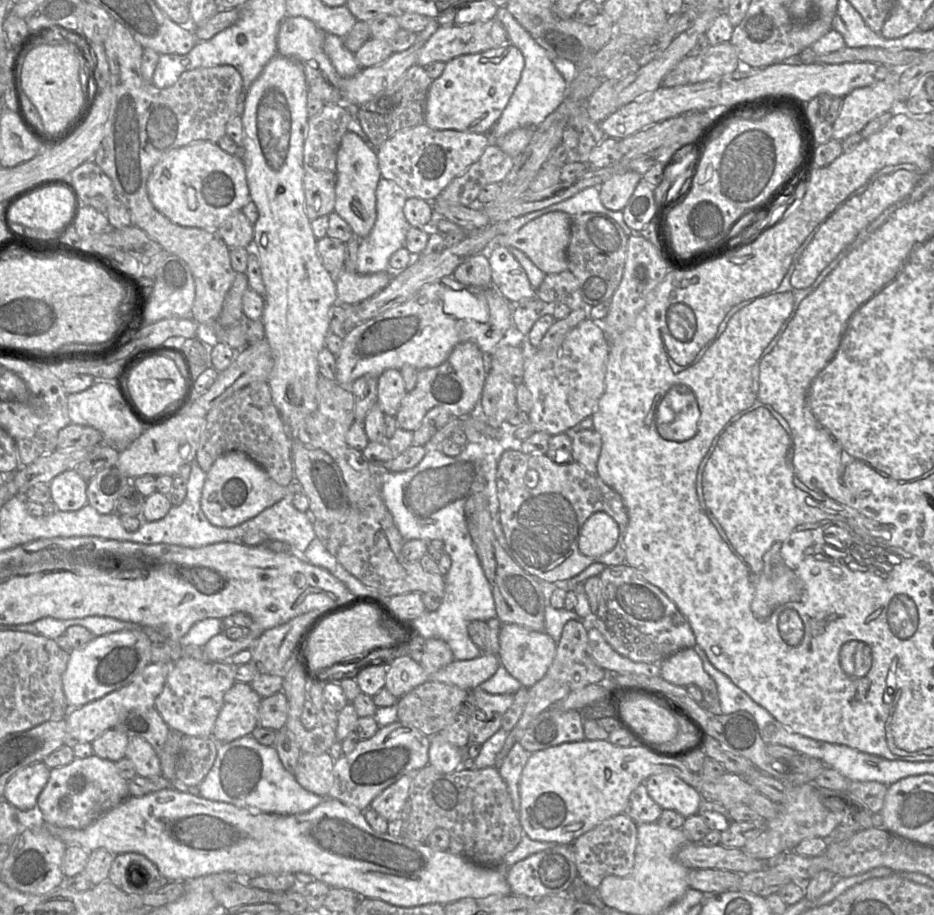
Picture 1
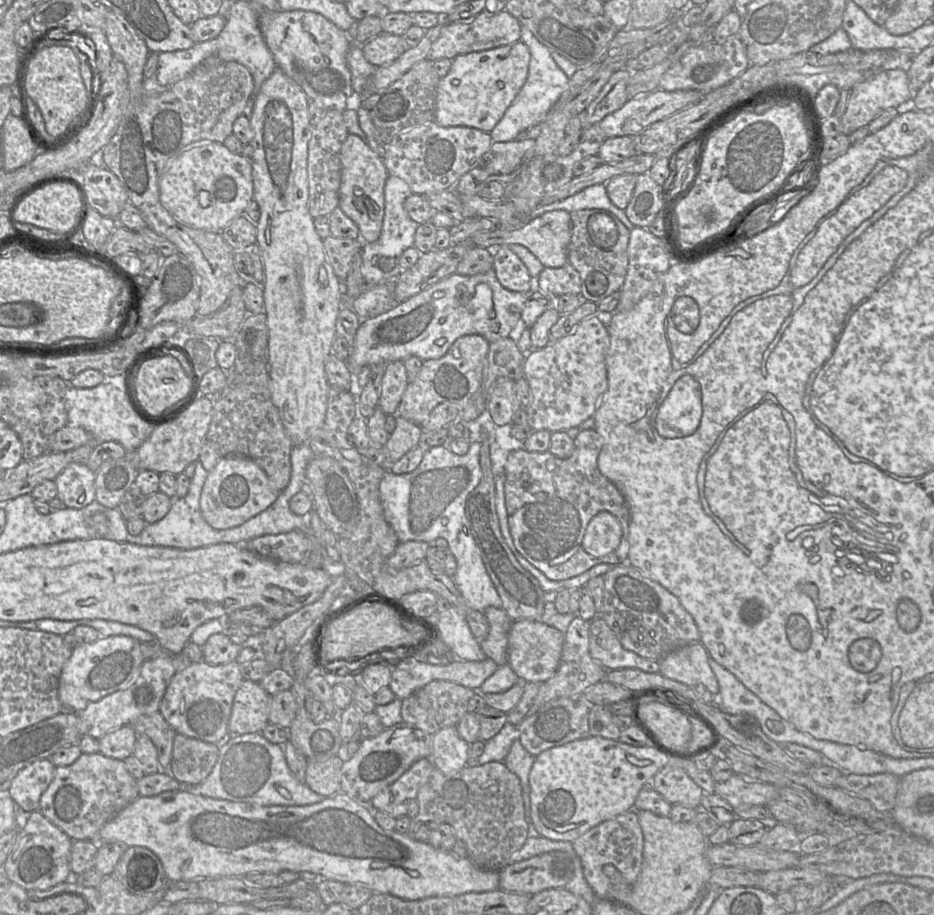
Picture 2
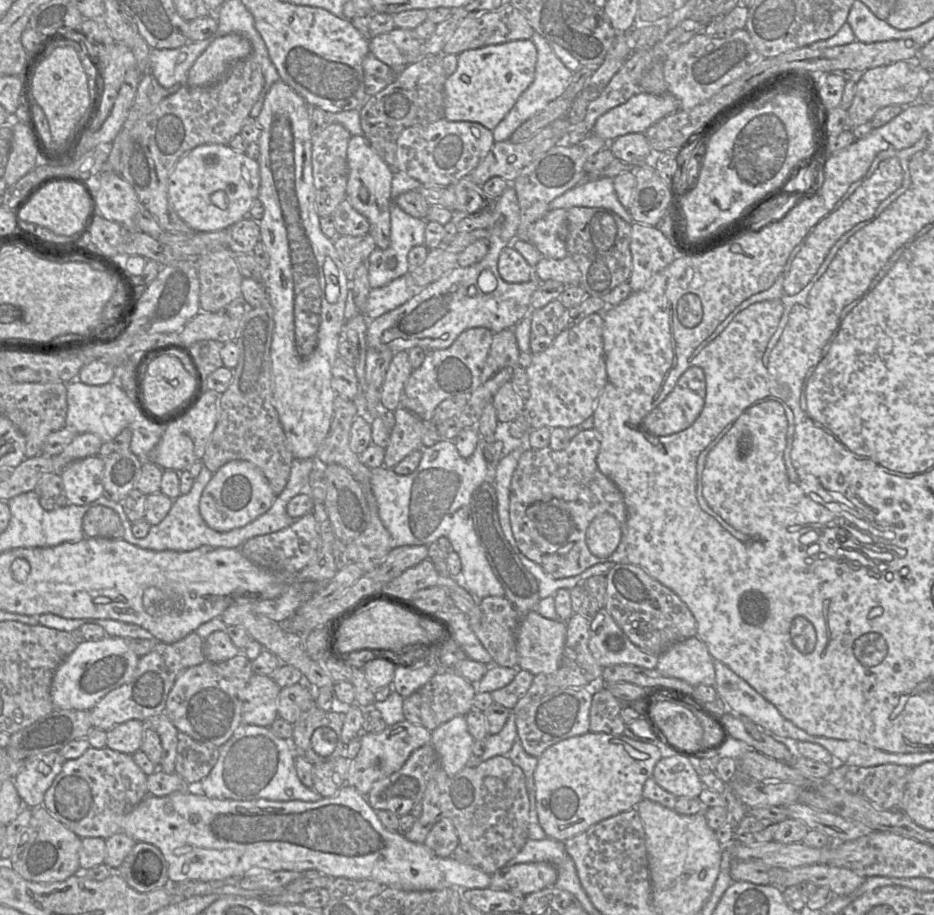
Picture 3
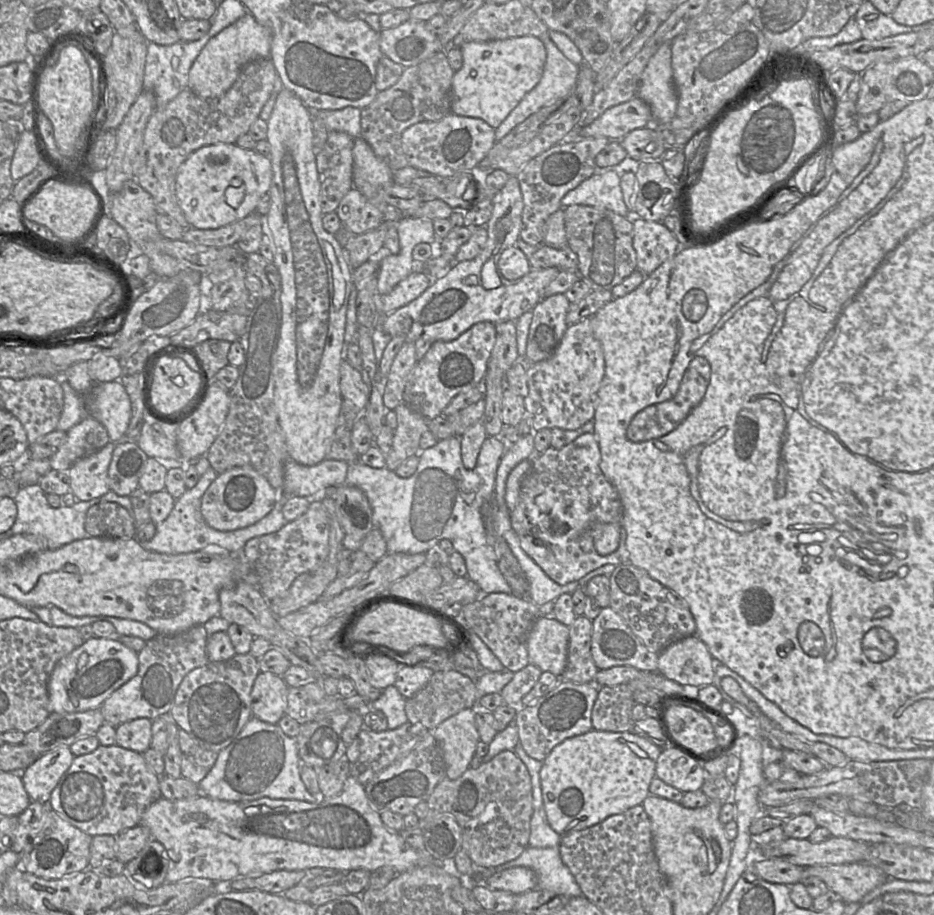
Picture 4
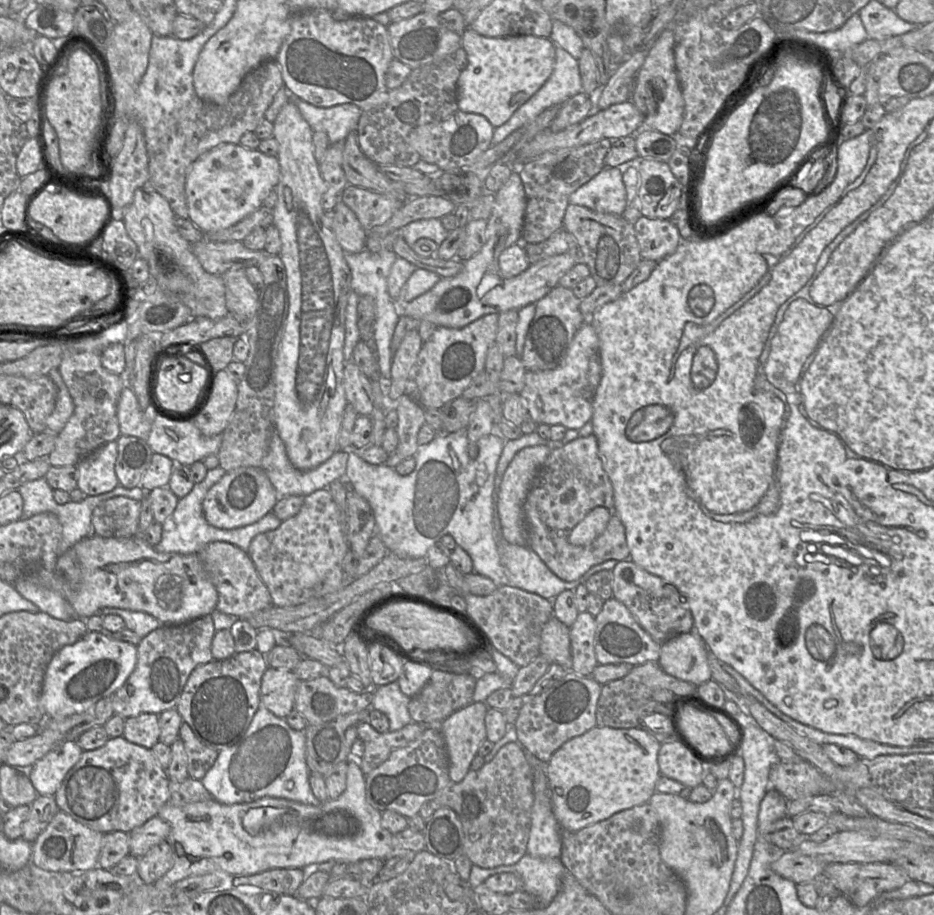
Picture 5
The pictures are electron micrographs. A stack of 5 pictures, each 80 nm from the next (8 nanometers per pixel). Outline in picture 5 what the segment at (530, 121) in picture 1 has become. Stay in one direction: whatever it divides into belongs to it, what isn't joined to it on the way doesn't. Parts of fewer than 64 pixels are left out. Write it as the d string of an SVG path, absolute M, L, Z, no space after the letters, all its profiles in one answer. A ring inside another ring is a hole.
M554 42L554 69L544 85L510 119L494 129L491 146L503 141L512 132L521 128L544 110L554 105L562 105L572 96L582 92L582 82L578 60L558 43Z

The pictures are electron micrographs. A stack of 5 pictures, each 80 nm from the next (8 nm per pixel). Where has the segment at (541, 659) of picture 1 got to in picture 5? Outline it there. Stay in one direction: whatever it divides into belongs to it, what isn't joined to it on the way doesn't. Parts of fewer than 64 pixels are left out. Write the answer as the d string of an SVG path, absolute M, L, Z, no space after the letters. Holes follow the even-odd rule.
M552 616L541 633L540 654L551 663L572 671L570 628Z

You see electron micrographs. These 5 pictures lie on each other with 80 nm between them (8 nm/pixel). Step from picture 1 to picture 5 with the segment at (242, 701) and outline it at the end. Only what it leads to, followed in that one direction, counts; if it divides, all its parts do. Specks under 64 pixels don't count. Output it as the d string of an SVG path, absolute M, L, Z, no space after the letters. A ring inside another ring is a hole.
M268 667L260 688L261 706L285 719L294 709L295 693L300 681L293 671Z

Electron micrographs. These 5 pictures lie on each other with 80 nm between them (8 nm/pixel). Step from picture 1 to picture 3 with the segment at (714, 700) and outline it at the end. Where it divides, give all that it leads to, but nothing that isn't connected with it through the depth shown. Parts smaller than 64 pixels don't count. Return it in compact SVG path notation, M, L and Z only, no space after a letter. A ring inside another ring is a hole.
M697 635L673 644L660 654L656 669L664 676L685 681L693 687L708 685L715 688L714 659L707 645Z

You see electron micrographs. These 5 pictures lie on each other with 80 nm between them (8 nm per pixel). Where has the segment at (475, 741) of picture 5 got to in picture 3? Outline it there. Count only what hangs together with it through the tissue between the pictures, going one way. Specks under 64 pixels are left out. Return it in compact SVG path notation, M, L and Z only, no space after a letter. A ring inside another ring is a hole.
M465 716L454 717L431 732L431 744L441 769L448 776L454 776L466 767L473 754L474 742Z

